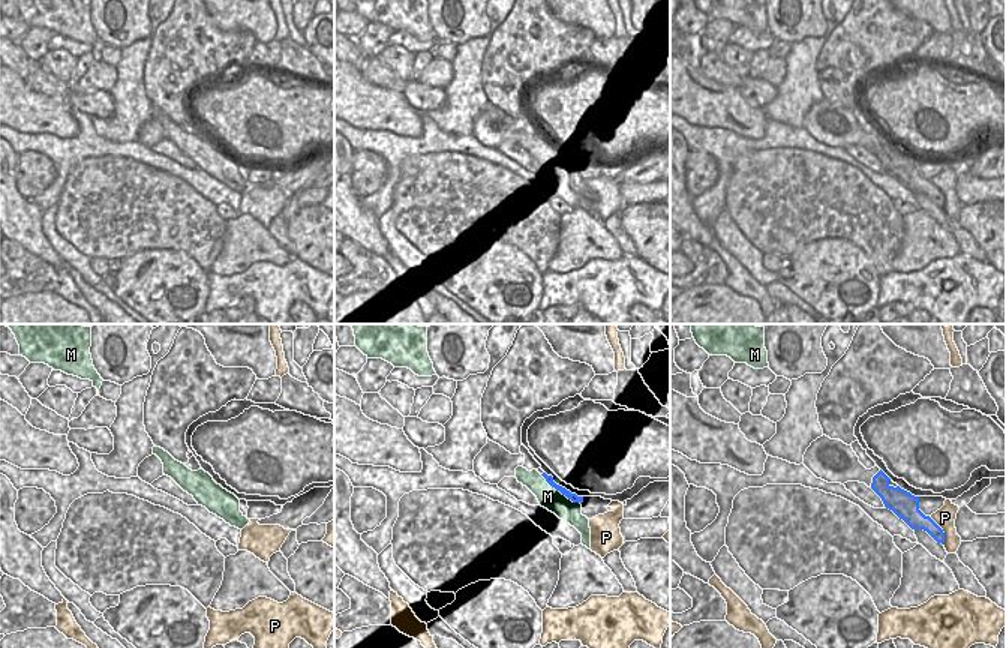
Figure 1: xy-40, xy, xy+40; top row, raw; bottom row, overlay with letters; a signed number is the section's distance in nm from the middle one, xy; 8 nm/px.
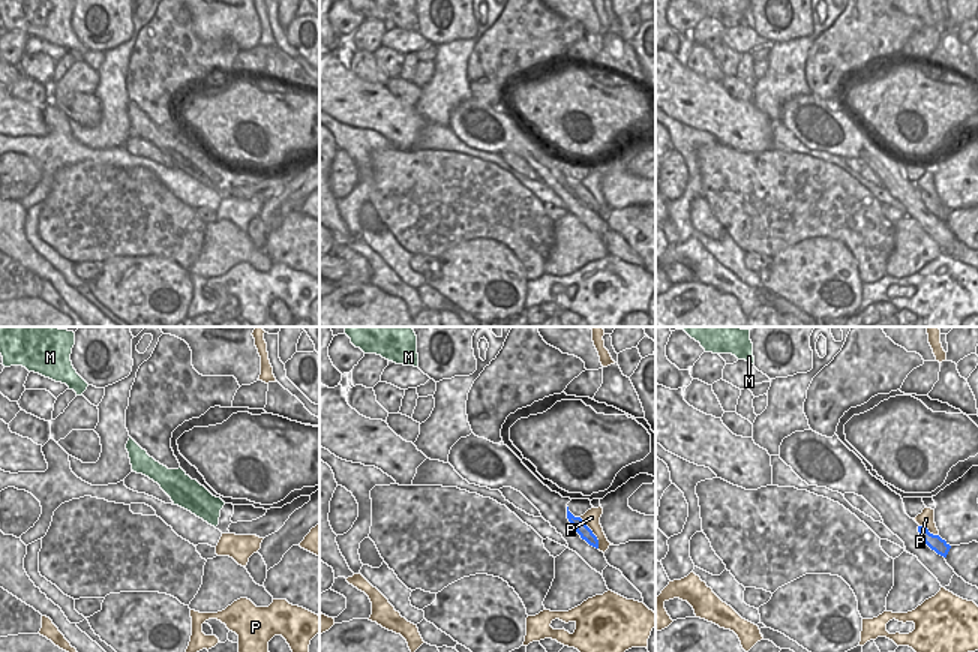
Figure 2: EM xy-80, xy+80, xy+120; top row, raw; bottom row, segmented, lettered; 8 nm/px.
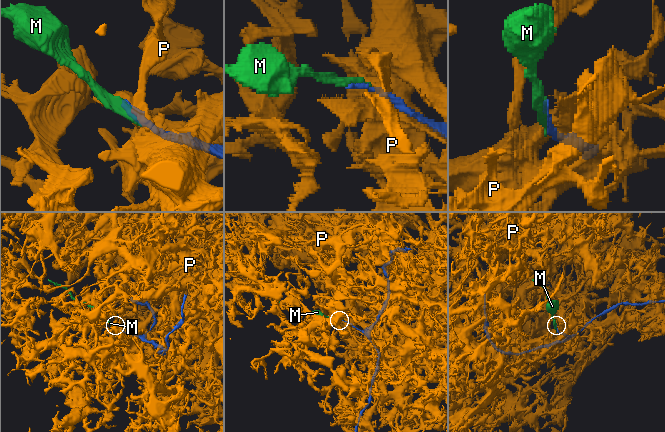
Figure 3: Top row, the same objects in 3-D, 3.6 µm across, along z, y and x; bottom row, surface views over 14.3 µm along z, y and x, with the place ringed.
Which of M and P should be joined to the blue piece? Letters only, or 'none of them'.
M

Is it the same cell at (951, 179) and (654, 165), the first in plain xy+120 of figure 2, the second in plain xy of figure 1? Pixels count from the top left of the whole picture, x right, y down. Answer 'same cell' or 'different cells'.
different cells

